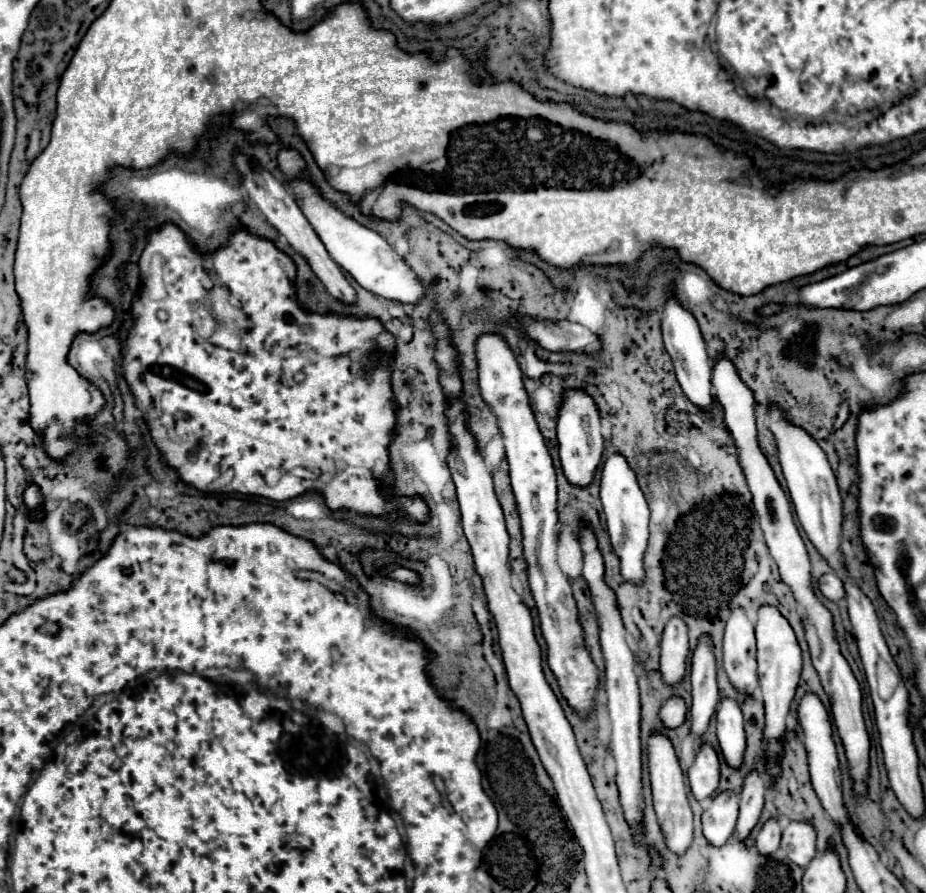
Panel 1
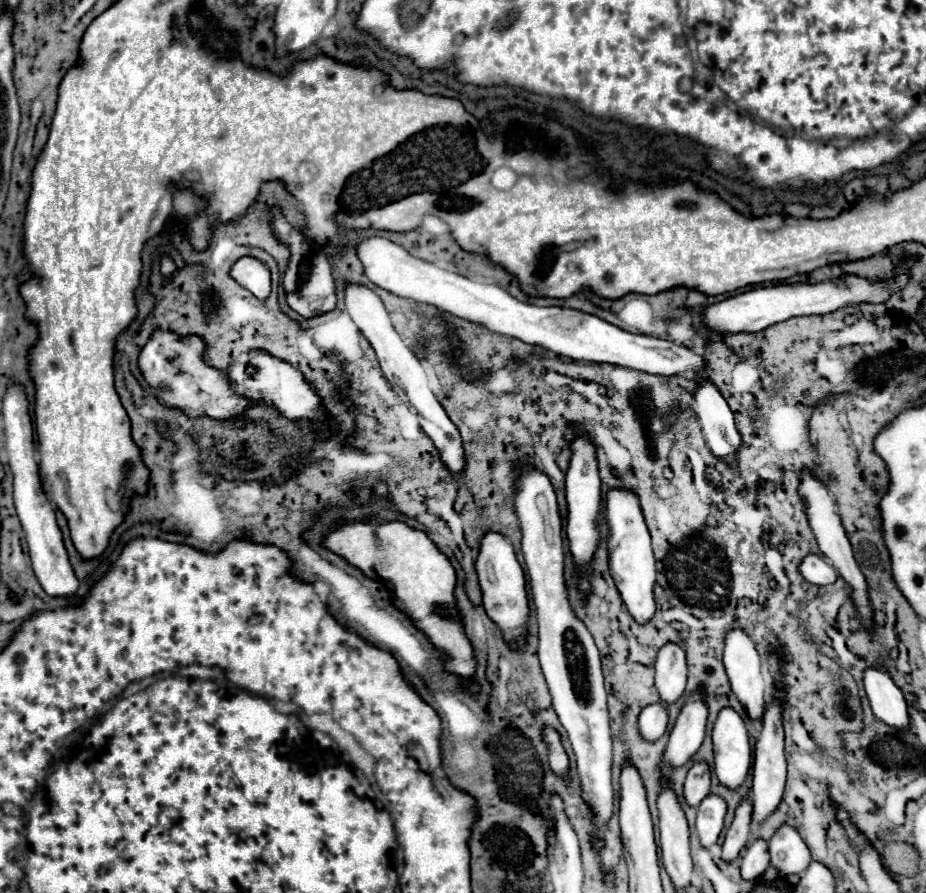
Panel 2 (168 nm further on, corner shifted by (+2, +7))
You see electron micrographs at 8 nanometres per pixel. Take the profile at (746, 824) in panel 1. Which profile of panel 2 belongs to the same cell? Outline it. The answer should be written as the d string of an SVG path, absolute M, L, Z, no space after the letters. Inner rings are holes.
M748 796L738 804L738 808L734 812L734 820L732 820L732 824L730 824L728 832L726 832L726 838L724 838L722 860L730 862L730 860L740 856L740 850L748 842L750 826L752 826L752 800Z

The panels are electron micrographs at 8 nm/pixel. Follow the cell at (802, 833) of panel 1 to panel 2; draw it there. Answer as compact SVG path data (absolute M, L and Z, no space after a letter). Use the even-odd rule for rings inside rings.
M780 826L770 838L770 864L776 866L780 874L800 874L810 862L810 850L798 830L792 830L792 826Z

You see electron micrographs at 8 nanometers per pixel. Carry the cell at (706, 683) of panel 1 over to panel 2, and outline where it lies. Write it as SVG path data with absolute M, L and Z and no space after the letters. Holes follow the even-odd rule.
M696 688L688 702L684 704L668 746L662 754L662 762L666 766L682 766L686 764L700 748L704 734L706 734L706 718L708 718L708 706L704 702L704 690Z

